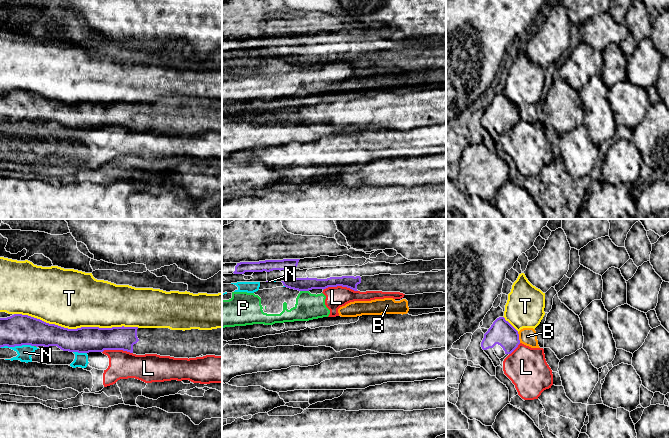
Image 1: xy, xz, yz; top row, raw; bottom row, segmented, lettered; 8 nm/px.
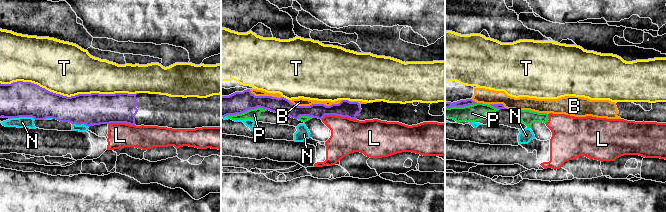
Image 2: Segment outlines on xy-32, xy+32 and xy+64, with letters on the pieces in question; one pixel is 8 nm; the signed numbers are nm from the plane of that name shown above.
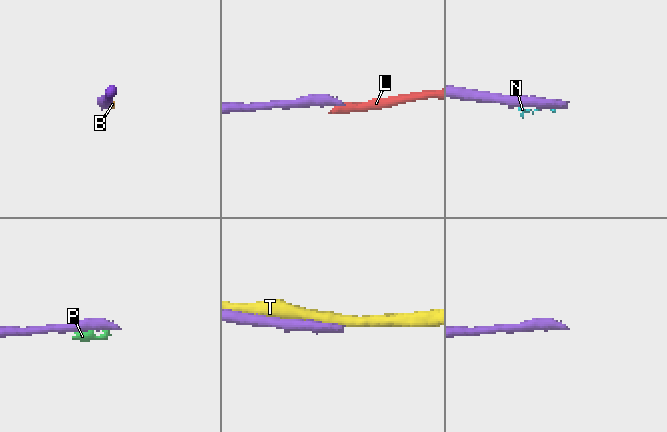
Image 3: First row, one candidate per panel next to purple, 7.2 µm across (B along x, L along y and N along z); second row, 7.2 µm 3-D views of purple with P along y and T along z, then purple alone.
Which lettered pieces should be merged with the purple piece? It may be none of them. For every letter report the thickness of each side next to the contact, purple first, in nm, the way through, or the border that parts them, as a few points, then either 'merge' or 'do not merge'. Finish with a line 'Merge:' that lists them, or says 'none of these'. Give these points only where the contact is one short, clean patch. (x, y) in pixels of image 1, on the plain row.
B: 200 nm thick on the purple side, 140 nm on the other; do not merge
L: 100 nm thick on the purple side, 170 nm on the other; border along xz (323, 65), (329, 62), (346, 62), (357, 67); do not merge
N: 260 nm thick on the purple side, 120 nm on the other; do not merge
P: 110 nm thick on the purple side, 220 nm on the other; do not merge
T: 200 nm thick on the purple side, 480 nm on the other; do not merge
Merge: none of these

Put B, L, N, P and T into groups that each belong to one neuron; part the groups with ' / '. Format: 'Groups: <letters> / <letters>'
Groups: B / L N P / T

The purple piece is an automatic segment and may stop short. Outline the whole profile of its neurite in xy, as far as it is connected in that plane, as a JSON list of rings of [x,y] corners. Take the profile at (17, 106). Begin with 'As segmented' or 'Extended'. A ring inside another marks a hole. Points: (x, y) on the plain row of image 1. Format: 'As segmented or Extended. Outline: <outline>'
Extended. Outline: [[[14,90],[7,94],[0,94],[0,124],[57,122],[63,127],[89,129],[104,126],[123,126],[136,131],[157,130],[174,134],[196,134],[201,131],[222,132],[222,104],[212,106],[171,106],[169,104],[138,104],[138,103],[81,103],[68,105],[55,100],[46,99],[40,95]]]

